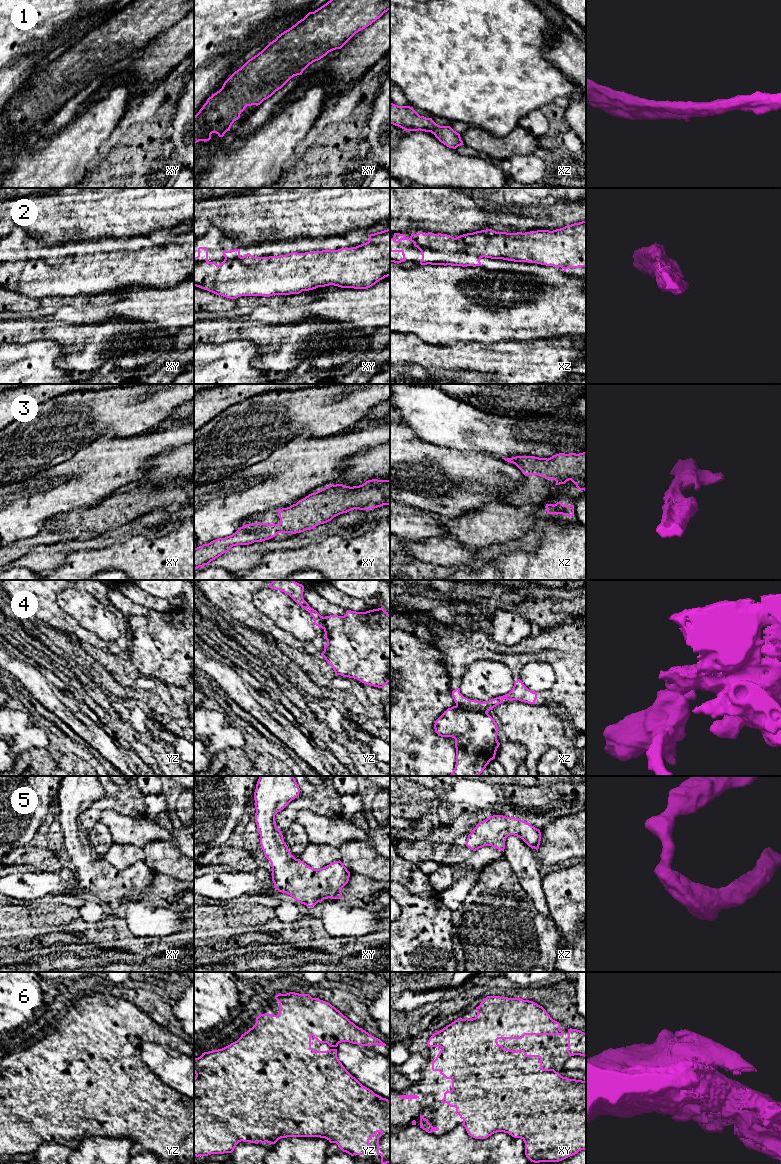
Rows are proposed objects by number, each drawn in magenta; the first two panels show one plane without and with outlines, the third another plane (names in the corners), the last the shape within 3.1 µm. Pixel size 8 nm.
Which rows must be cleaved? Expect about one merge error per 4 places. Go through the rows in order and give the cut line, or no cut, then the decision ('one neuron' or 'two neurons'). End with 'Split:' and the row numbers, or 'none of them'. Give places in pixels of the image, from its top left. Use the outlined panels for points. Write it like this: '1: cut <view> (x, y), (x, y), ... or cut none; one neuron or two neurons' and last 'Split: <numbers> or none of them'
1: cut none; one neuron
2: cut none; one neuron
3: cut none; one neuron
4: cut xz (456, 704), (486, 713); two neurons
5: cut none; one neuron
6: cut none; one neuron
Split: 4

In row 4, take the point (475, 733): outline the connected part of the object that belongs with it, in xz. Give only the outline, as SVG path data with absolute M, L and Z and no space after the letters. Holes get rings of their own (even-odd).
M463 707L448 708L435 721L435 732L441 737L455 739L456 765L453 772L447 776L479 776L489 762L495 759L500 743L497 740L498 725L486 712L477 712Z

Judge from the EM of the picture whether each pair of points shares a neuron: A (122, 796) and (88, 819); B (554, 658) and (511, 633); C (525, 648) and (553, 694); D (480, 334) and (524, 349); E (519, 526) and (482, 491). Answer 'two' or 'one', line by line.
A: one
B: two
C: one
D: two
E: two

